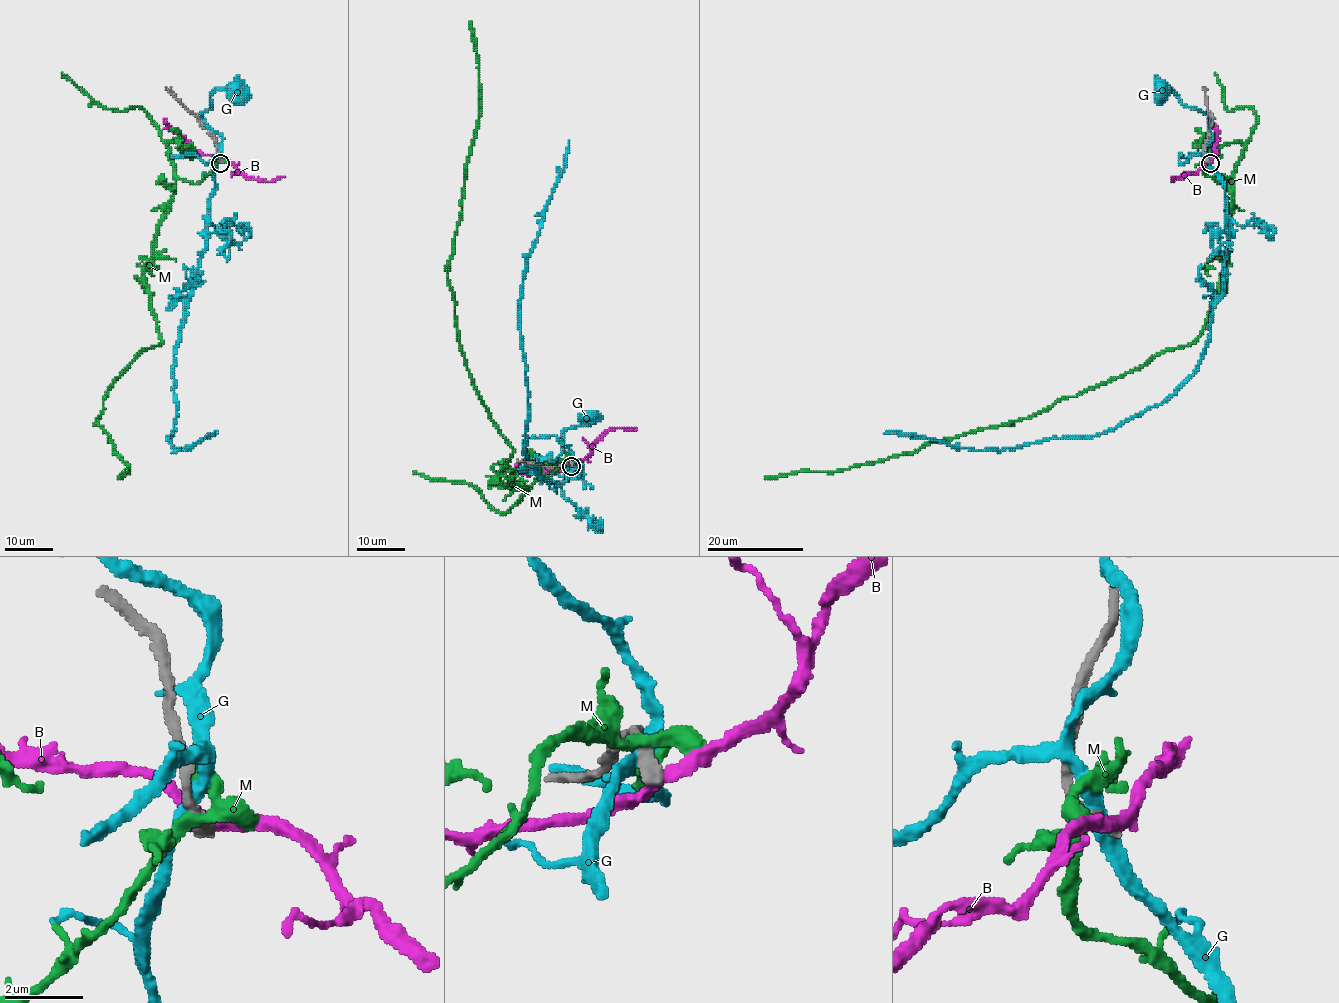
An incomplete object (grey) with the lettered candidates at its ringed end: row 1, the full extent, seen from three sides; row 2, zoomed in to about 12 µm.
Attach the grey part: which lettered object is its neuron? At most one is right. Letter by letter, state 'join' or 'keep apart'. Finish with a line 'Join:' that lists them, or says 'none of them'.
B: keep apart
G: keep apart
M: keep apart
Join: none of them

